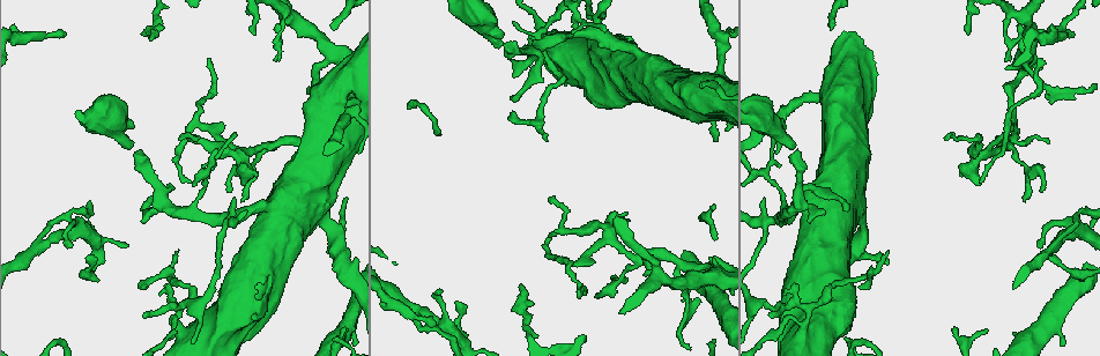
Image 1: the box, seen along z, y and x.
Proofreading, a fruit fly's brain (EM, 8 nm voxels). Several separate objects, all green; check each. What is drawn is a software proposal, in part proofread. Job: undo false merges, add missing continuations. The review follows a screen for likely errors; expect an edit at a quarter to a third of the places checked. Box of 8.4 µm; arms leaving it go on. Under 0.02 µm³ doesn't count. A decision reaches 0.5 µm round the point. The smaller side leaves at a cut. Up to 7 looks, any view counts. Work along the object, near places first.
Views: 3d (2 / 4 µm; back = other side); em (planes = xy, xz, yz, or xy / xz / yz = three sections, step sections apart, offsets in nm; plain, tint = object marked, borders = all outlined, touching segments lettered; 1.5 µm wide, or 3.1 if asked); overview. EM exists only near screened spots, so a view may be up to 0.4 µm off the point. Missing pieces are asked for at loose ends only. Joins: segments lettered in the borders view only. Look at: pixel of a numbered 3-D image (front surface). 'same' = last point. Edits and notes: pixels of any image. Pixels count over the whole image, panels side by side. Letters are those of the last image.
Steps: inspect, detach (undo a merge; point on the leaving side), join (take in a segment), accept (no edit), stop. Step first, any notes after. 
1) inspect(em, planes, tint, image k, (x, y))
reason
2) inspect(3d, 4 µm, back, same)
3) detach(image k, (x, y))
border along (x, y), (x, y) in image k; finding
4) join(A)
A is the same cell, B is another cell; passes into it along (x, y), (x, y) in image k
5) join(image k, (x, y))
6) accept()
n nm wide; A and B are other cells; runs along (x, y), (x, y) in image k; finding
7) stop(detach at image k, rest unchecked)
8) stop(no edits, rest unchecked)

inspect(3d, 4 µm, image 1, (436, 291))
free end

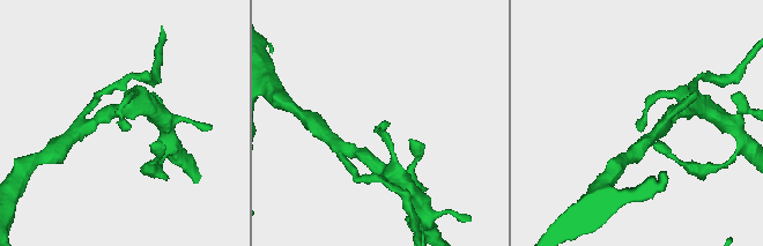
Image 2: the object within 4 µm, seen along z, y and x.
inspect(em, planes, borders, image 2, (640, 131))

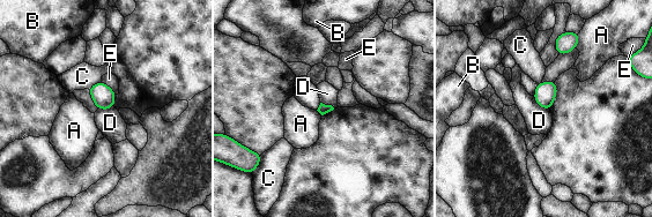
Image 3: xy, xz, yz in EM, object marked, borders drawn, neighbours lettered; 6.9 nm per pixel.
accept()
D touches over 160 nm; A, B, C, D and E are other cells; border along (532, 96), (540, 106), (549, 110) in image 3; none of them fits

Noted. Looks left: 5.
inspect(em, xz, step 4, tint, image 1, (847, 211))
an open end

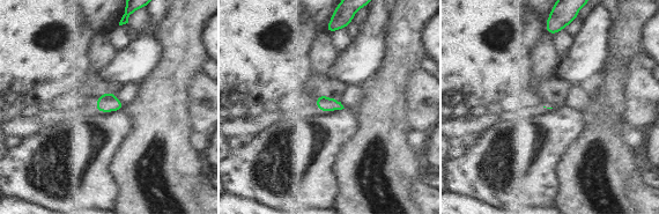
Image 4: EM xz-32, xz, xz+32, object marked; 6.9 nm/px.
inspect(em, xz, step 4, borders, same)
see the neighbours

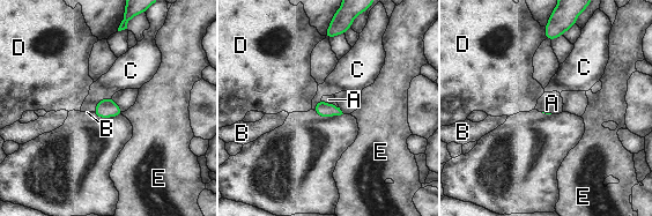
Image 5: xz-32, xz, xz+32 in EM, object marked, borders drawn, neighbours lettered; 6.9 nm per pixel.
accept()
A, B, C, D and E are other cells; border along (321, 98), (338, 108) in image 5; none of them fits

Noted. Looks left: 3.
inspect(3d, 4 µm, image 1, (559, 38))
three arms meet

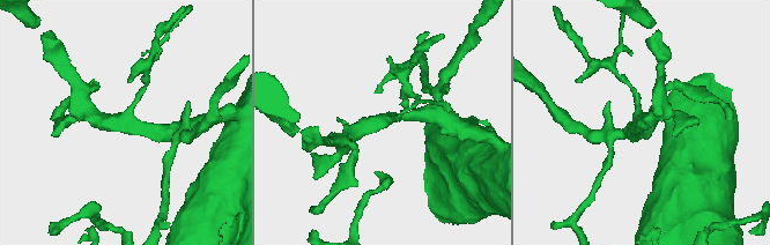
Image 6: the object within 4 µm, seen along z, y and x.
inspect(em, planes, borders, image 6, (124, 119))
3 arms; need the tissue

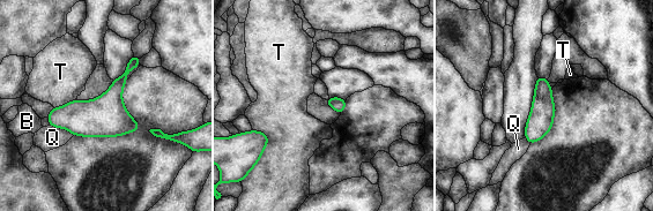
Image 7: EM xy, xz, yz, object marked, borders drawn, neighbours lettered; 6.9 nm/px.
accept()
B, Q and T are other cells; border along (252, 128), (268, 136), (261, 155) in image 7; one cell here

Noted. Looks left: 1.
stop(no edits, rest unchecked)

